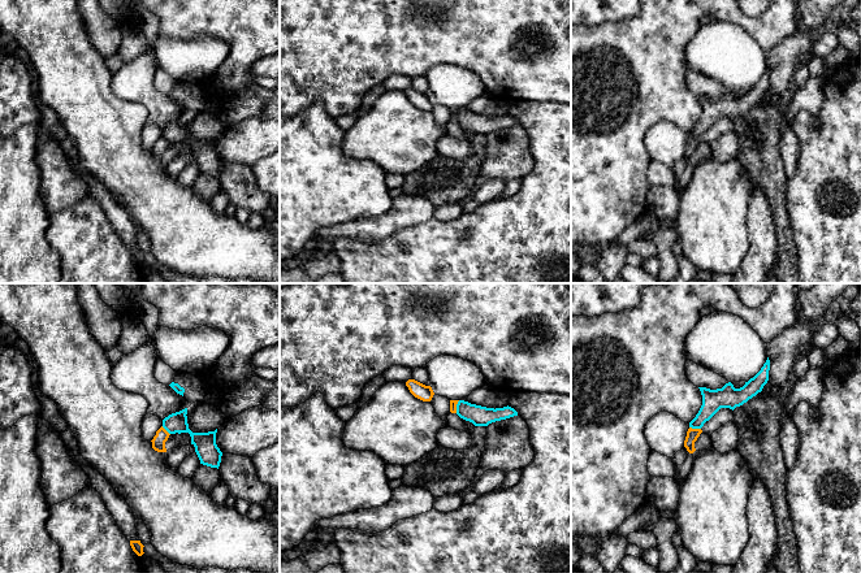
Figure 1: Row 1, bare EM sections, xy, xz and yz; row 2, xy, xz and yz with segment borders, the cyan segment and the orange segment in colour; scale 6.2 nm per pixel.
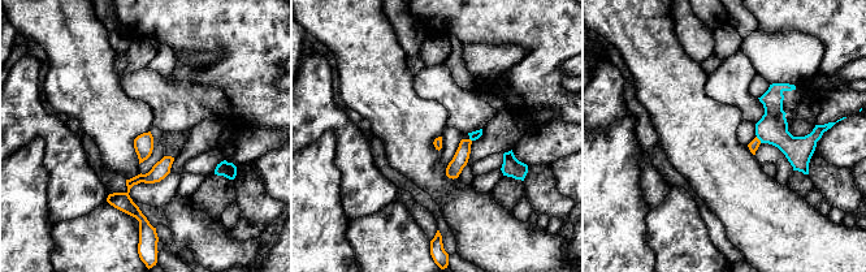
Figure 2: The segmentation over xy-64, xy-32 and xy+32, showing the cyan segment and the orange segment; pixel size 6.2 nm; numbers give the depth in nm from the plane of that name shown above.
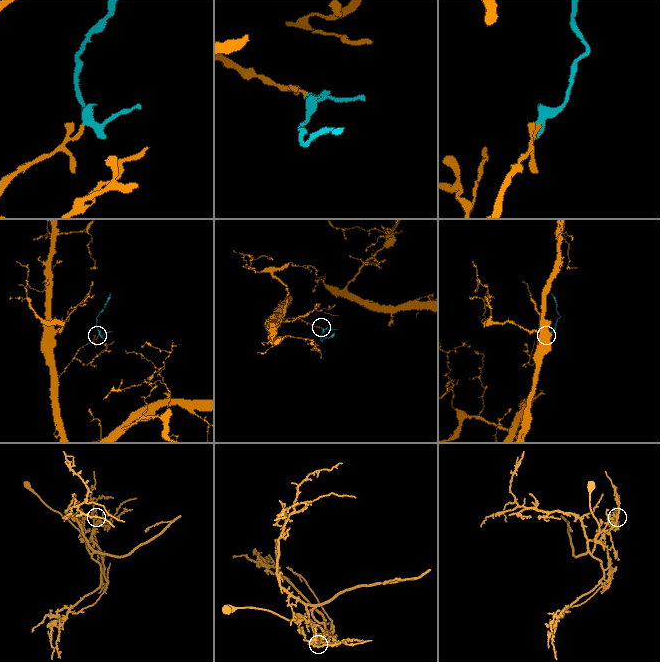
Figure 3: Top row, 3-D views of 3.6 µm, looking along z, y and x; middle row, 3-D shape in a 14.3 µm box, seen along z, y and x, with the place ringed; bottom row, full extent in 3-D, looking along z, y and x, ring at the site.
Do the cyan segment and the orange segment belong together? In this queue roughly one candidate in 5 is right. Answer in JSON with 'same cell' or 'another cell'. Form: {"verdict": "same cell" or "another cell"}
{"verdict": "another cell"}

